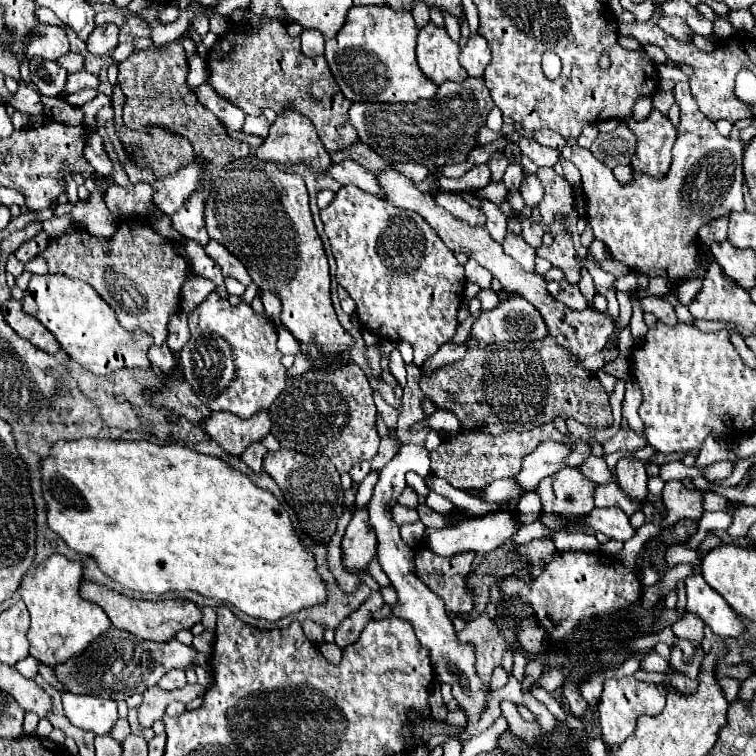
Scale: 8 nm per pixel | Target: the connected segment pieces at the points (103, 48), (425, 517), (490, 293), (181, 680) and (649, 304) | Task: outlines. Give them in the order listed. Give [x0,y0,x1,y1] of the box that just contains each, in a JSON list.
[[87,25,119,55],[417,505,445,529],[477,289,499,311],[157,671,187,691],[641,297,677,327]]

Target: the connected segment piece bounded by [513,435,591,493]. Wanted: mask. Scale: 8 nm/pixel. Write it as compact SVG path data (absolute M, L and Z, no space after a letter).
M567 435L569 439L573 439L573 447L569 451L569 447L565 443L555 443L555 441L545 441L537 447L535 453L527 455L523 459L523 467L521 471L513 477L513 481L525 491L535 491L537 483L543 477L555 475L557 471L561 471L563 467L577 467L581 465L585 459L591 457L591 449L589 445L585 445L583 441Z

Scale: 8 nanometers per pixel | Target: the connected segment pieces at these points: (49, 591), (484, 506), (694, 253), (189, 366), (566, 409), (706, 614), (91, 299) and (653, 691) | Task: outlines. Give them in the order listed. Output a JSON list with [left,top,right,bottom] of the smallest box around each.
[[21,555,111,667],[425,475,519,519],[561,81,745,281],[181,291,287,419],[419,335,613,435],[685,573,743,635],[23,275,151,375],[599,677,667,745]]

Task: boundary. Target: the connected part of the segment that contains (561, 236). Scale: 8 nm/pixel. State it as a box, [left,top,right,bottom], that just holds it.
[537,229,581,285]

